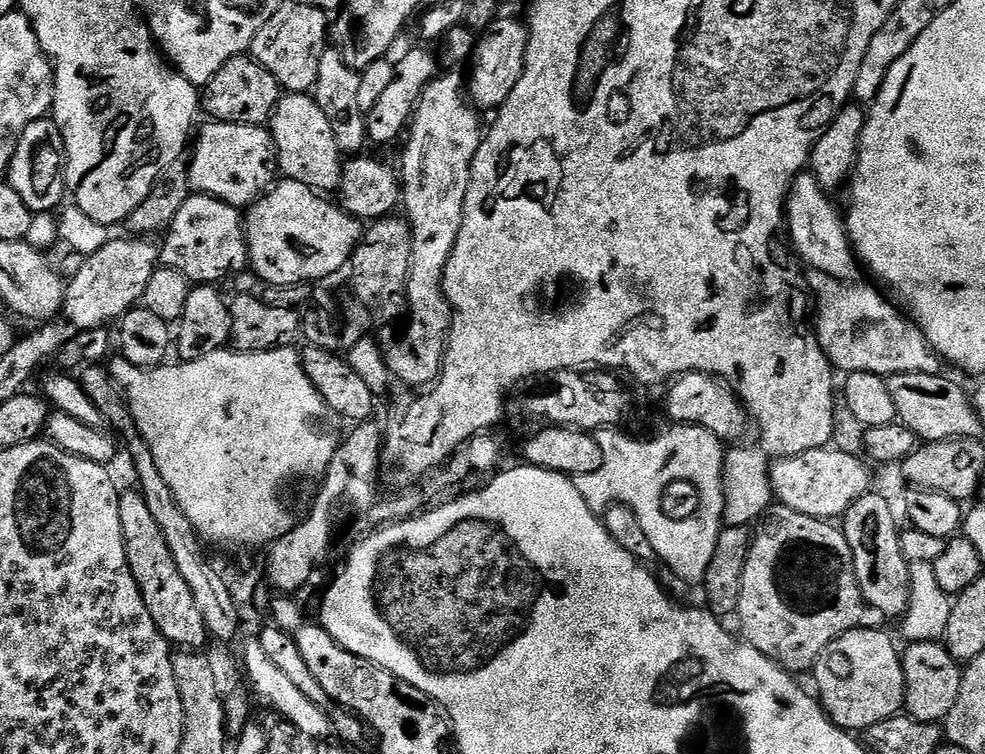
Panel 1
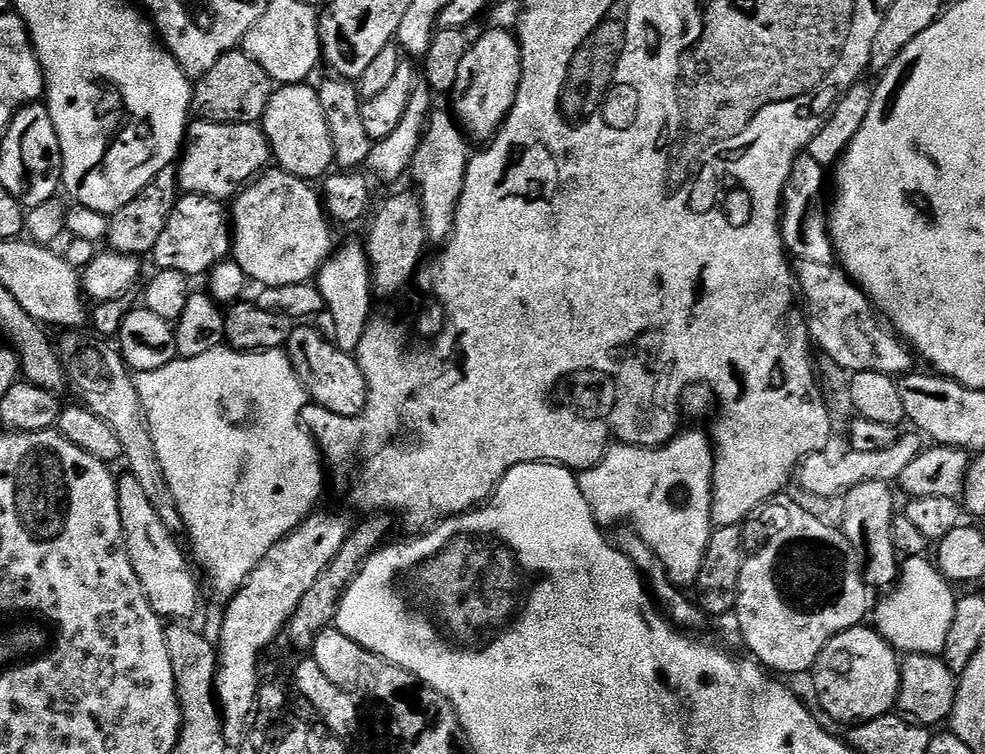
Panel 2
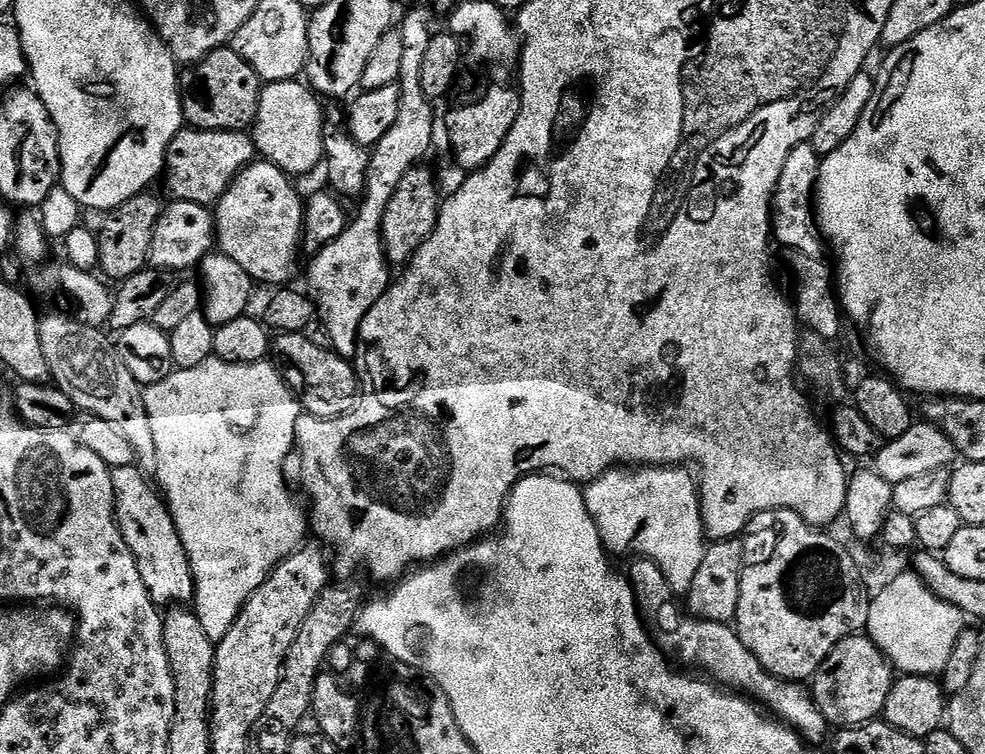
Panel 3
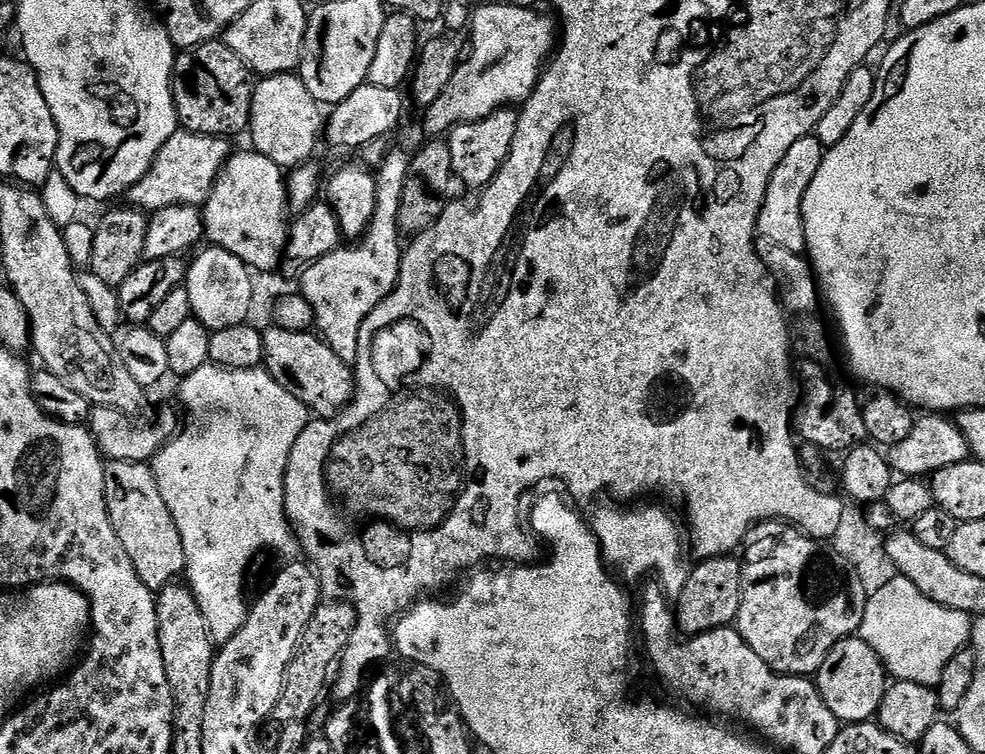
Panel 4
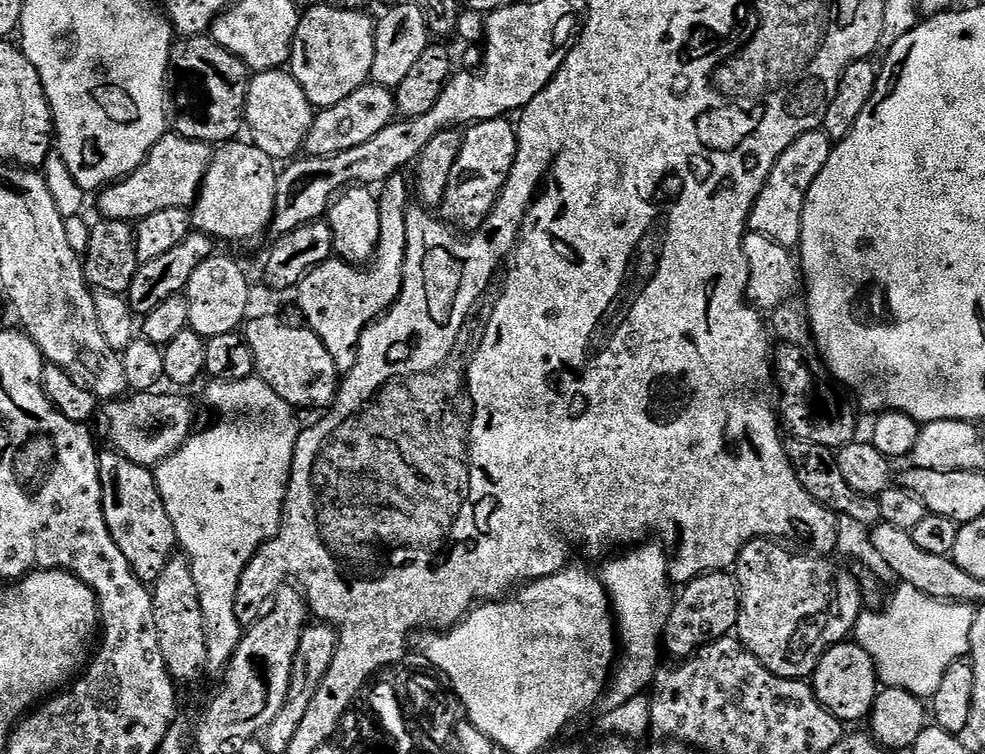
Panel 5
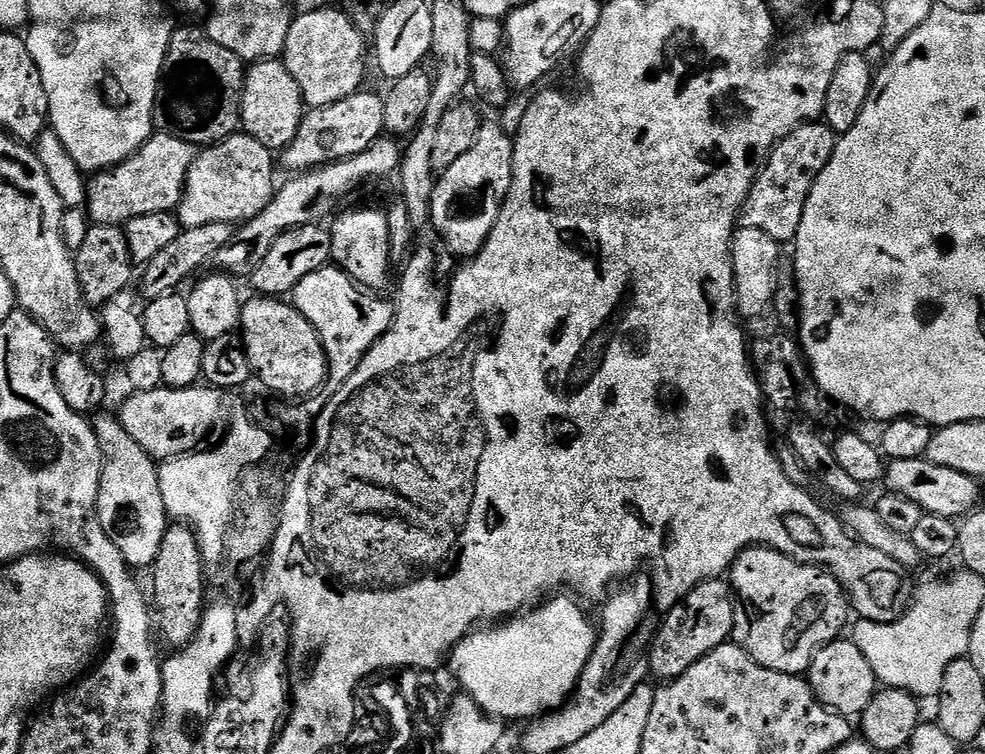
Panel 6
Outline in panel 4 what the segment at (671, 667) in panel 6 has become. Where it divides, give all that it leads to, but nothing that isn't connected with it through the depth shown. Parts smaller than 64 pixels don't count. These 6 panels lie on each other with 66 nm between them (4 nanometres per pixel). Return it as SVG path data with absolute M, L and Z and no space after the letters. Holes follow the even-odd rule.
M735 555L715 556L699 561L689 571L688 581L674 604L676 625L685 637L706 634L715 628L726 628L736 623L742 602L742 578L744 570Z

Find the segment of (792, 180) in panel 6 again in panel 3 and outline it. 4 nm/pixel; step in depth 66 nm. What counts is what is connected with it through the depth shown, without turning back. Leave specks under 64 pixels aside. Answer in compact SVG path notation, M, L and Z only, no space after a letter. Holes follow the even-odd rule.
M810 142L794 146L794 150L790 150L790 158L786 158L786 166L782 166L776 193L772 196L772 235L775 243L785 244L790 250L789 253L797 256L821 258L826 252L814 207L821 163L821 156Z

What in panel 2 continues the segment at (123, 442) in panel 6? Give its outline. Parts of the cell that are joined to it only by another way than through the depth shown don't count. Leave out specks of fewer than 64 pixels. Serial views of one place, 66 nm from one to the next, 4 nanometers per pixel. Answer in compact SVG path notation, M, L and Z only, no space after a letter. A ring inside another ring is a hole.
M127 474L121 475L119 477L118 483L116 485L116 489L118 490L118 514L122 518L122 530L124 531L124 541L126 542L126 546L128 547L128 553L130 554L130 558L132 559L132 565L134 566L134 572L138 574L138 582L142 582L142 590L146 594L146 598L150 602L150 606L155 610L155 612L160 615L165 621L168 622L188 622L192 615L196 612L196 580L192 577L192 572L188 569L188 560L189 557L186 555L184 557L184 552L180 549L180 544L177 537L174 535L171 530L166 526L166 522L162 522L162 518L158 516L157 511L154 510L153 504L149 501L148 495L145 491L142 490L141 483L138 482L138 478L134 478L133 476L129 476Z

